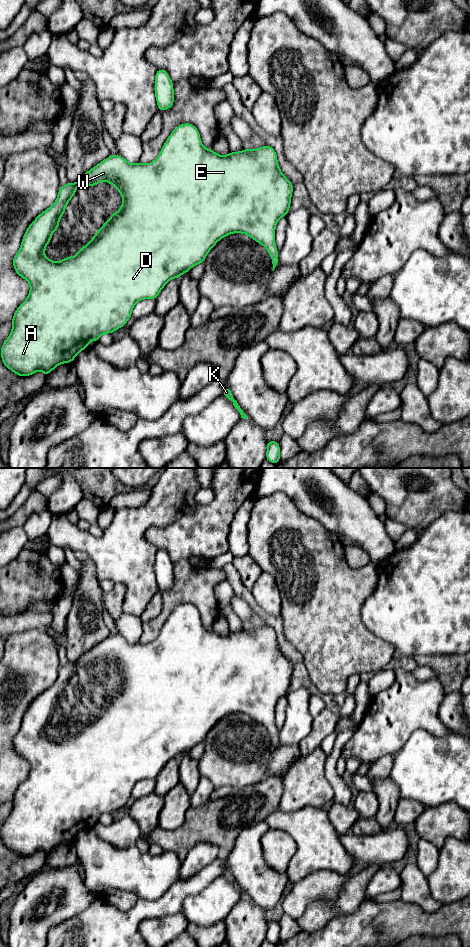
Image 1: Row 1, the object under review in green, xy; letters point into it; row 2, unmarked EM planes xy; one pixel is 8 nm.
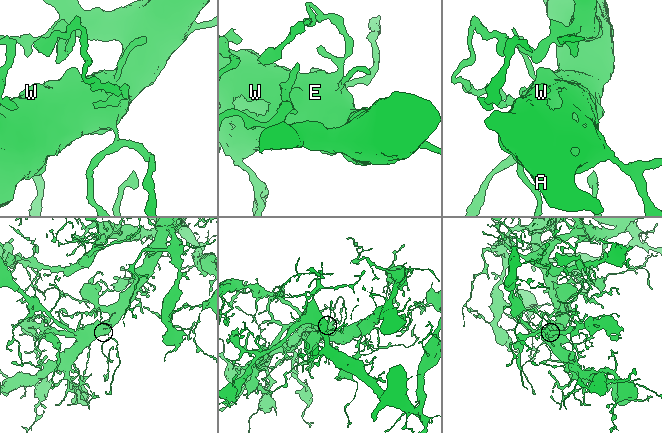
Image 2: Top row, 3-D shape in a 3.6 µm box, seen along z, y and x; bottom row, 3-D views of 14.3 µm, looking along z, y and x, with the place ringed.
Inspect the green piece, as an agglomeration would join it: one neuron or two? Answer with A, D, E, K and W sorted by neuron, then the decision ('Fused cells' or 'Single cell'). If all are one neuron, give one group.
Groups: A D E K W. Single cell

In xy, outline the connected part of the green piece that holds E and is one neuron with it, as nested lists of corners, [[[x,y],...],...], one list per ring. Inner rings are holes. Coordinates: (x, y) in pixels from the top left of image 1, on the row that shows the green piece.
[[[190,123],[181,124],[173,130],[164,143],[159,156],[151,163],[142,164],[137,162],[135,164],[130,164],[126,159],[119,155],[110,155],[86,172],[76,183],[68,182],[65,186],[61,186],[58,191],[58,197],[53,205],[38,215],[27,228],[20,249],[13,257],[12,262],[15,272],[30,284],[30,293],[27,299],[17,308],[14,317],[11,320],[13,326],[12,331],[8,338],[3,342],[1,348],[2,362],[8,369],[21,377],[32,375],[37,371],[42,371],[45,376],[47,376],[61,363],[73,362],[75,356],[80,351],[85,350],[85,348],[89,346],[91,340],[98,342],[102,334],[112,334],[115,330],[123,327],[132,316],[132,309],[138,301],[143,299],[155,300],[169,280],[179,278],[195,265],[203,263],[208,252],[214,245],[229,234],[243,233],[254,239],[257,243],[262,244],[267,249],[268,254],[272,257],[274,271],[278,263],[278,250],[275,245],[275,227],[278,220],[289,212],[292,192],[293,185],[281,172],[278,166],[276,152],[271,146],[265,145],[252,150],[244,148],[241,152],[230,152],[228,155],[222,156],[202,145],[199,131]],[[102,181],[107,181],[110,185],[115,186],[123,197],[123,203],[120,209],[116,213],[110,214],[110,219],[94,233],[94,238],[89,240],[86,246],[80,247],[80,251],[74,257],[68,256],[60,262],[54,262],[48,259],[44,254],[45,248],[49,244],[53,232],[59,229],[59,219],[64,215],[68,202],[73,195],[76,194],[76,187],[96,186]]]

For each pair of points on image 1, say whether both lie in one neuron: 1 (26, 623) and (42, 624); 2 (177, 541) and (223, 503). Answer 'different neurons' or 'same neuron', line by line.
1: same neuron
2: same neuron

